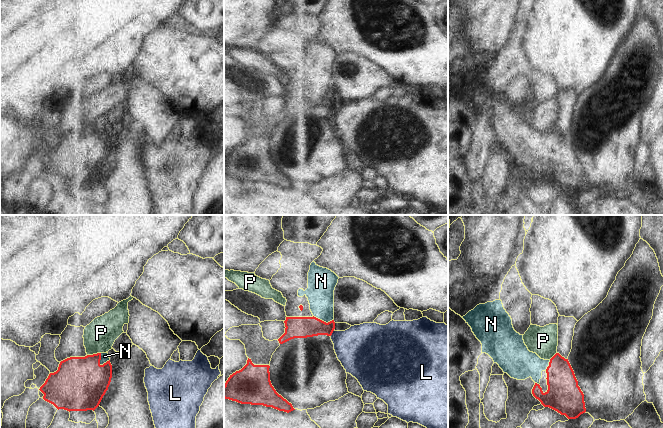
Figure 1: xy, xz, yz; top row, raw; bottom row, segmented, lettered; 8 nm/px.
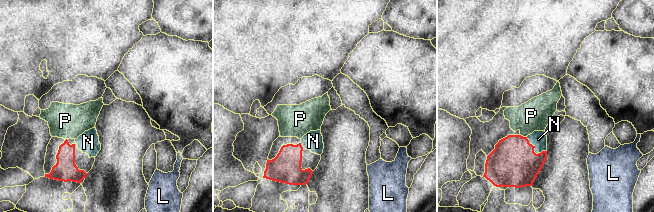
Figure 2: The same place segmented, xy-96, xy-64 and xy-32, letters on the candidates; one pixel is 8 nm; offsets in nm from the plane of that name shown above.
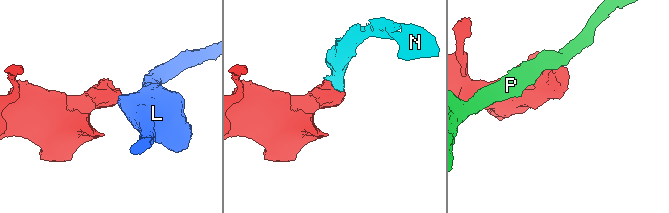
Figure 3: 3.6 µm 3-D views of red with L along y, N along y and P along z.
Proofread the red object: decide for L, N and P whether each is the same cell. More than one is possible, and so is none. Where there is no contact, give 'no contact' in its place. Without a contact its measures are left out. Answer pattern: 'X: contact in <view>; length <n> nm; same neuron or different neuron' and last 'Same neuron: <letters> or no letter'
L: contact in xz; length 70 nm; different neuron
N: contact in xy; length 110 nm; same neuron
P: contact in xy; length 110 nm; different neuron
Same neuron: N

